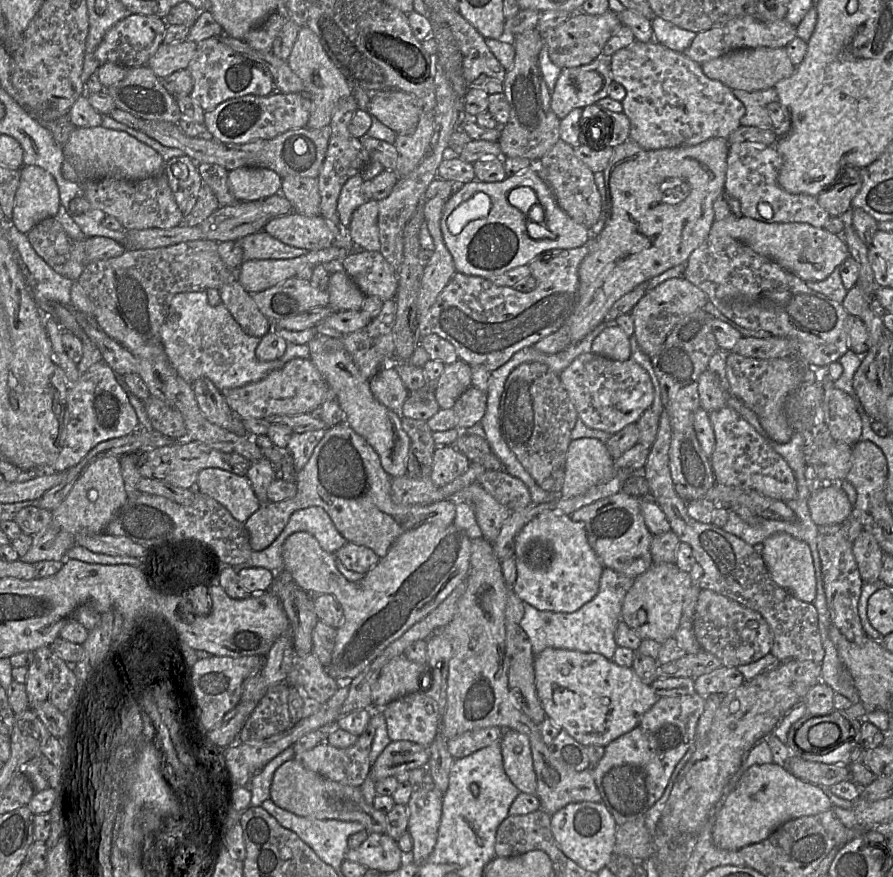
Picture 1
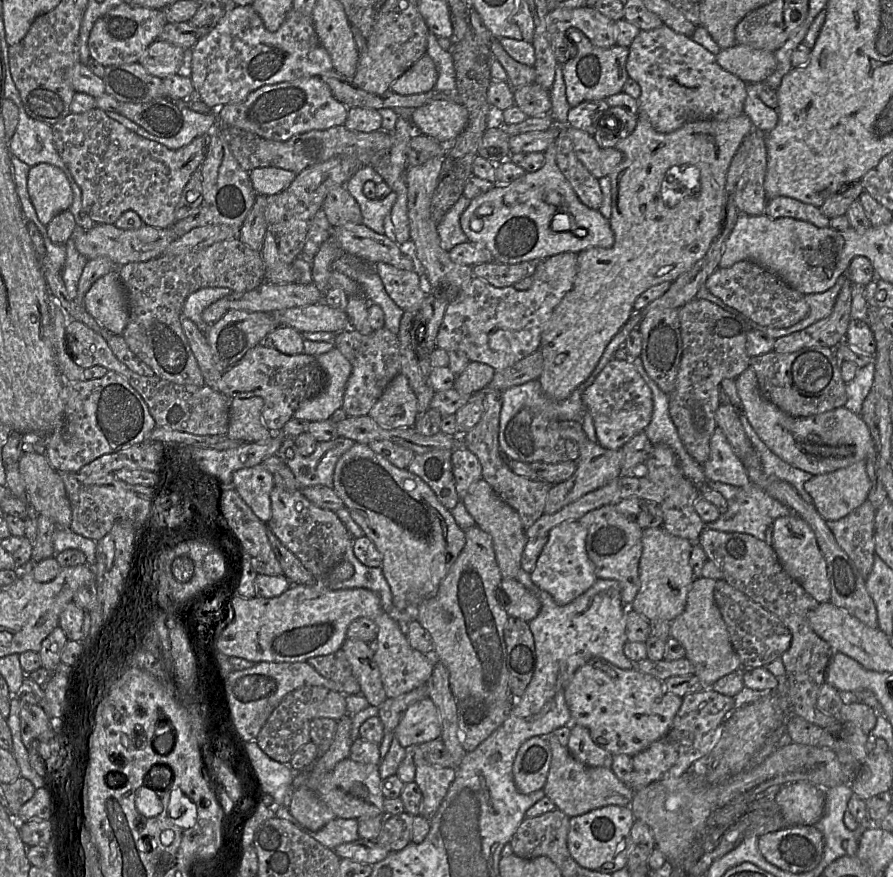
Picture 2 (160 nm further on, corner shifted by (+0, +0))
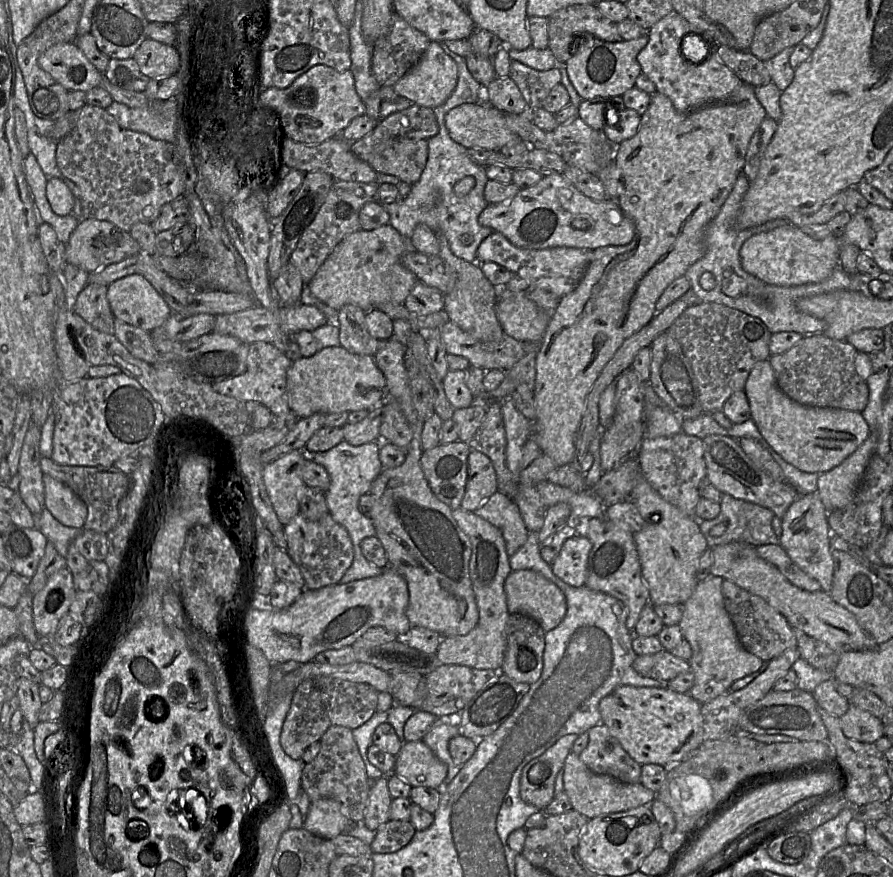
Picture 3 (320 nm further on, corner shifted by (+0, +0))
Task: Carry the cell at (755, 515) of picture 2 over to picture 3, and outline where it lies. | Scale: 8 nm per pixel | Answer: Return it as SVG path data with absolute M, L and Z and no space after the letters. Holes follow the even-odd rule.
M722 493L718 516L711 520L699 520L699 528L710 548L731 542L748 543L755 547L779 544L779 537L772 528L774 516L773 511L768 508Z

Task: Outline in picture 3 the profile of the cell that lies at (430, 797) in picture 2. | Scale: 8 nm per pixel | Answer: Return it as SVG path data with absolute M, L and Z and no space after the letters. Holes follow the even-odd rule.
M459 713L438 717L422 739L447 766L447 775L442 783L442 788L446 787L460 771L460 766L453 762L448 750L449 741L460 735L459 722Z

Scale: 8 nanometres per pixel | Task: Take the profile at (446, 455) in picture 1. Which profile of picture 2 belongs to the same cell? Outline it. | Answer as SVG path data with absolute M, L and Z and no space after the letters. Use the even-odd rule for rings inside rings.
M464 447L453 451L452 467L456 490L462 500L469 487L482 479L482 466L477 456Z

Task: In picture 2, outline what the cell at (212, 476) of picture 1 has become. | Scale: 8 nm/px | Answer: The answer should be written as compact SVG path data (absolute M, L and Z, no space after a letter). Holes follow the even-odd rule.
M260 464L235 471L232 485L253 513L266 524L271 518L270 493L276 486L273 475Z

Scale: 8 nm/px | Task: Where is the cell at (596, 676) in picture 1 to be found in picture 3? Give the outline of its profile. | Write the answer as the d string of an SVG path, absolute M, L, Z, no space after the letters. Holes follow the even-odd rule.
M619 686L600 701L599 712L602 724L640 765L672 767L703 743L701 703L668 687Z

